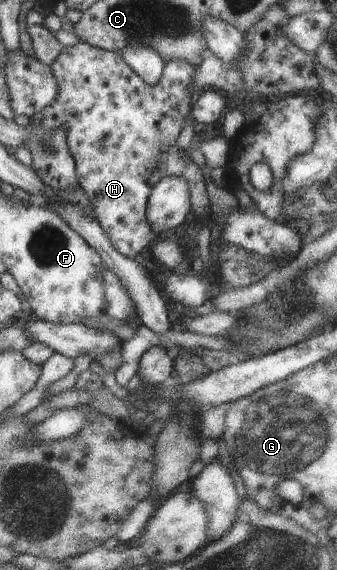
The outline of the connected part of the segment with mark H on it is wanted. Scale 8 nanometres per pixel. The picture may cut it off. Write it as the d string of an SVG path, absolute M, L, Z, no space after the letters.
M79 41L76 45L62 47L60 54L58 54L58 57L50 64L50 67L54 78L57 80L59 93L52 104L41 108L38 113L30 117L30 123L27 127L32 128L36 127L37 124L42 125L43 123L47 123L62 129L66 133L69 151L72 153L73 159L75 160L75 173L79 182L78 186L87 193L88 198L92 202L93 216L104 229L105 235L111 240L113 247L116 248L120 254L134 259L135 256L138 256L138 254L152 242L152 240L156 240L156 235L152 232L146 216L146 203L155 184L160 182L160 179L163 179L164 177L180 177L187 182L192 215L198 214L198 216L208 216L208 214L210 214L210 200L208 199L208 192L206 191L202 168L200 168L190 157L185 156L186 150L183 151L176 145L176 139L183 127L183 120L191 112L193 93L191 89L193 88L193 76L197 71L196 65L193 65L184 59L169 60L164 65L162 76L156 81L156 84L148 84L145 80L140 78L140 75L117 52L107 51L85 43L84 41Z

